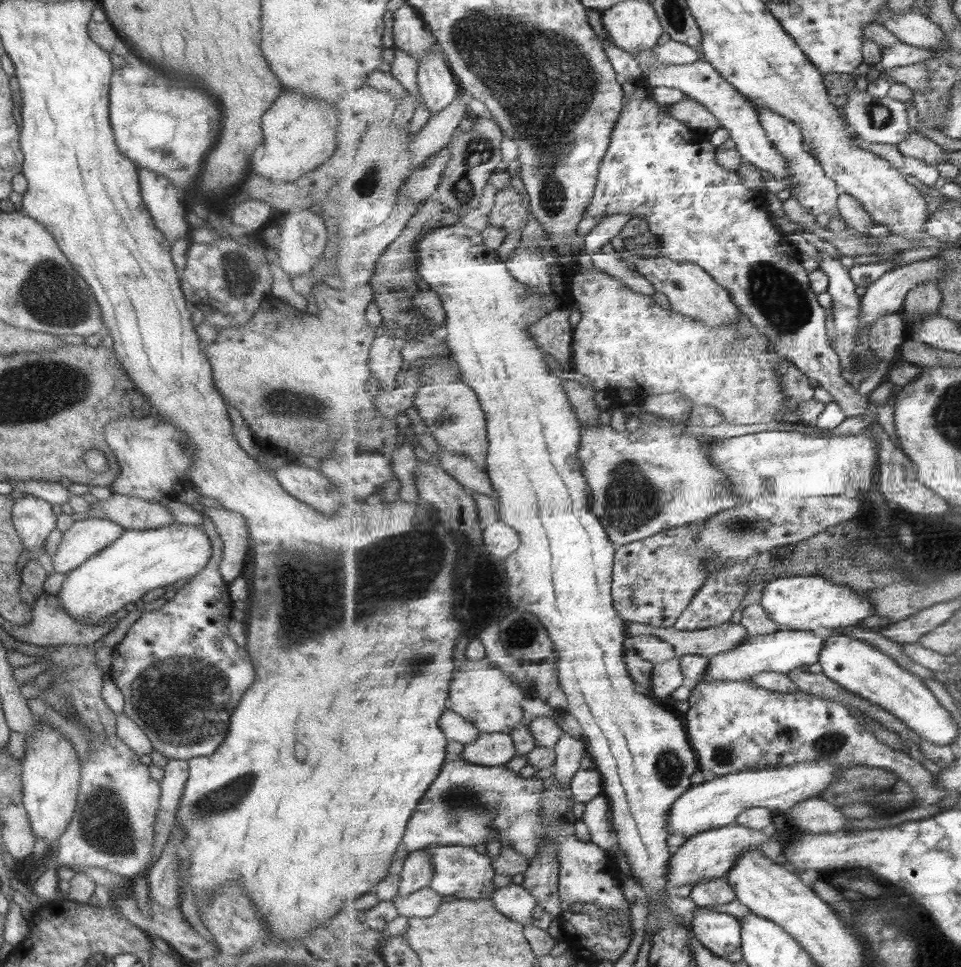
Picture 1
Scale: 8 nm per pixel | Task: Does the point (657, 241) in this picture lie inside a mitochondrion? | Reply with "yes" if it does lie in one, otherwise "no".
no

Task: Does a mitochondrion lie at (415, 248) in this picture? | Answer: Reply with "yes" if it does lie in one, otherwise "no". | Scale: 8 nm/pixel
no

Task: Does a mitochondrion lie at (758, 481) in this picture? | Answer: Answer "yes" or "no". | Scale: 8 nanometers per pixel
no

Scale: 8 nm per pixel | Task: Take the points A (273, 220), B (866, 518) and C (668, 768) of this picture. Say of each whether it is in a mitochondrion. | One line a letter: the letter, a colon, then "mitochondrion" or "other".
A: other
B: other
C: mitochondrion

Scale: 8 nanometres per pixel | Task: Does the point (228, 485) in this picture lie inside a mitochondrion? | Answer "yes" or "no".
no

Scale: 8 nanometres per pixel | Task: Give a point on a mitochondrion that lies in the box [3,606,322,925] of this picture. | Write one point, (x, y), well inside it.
(184, 701)

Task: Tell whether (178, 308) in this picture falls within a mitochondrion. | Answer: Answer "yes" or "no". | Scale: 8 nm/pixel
no

